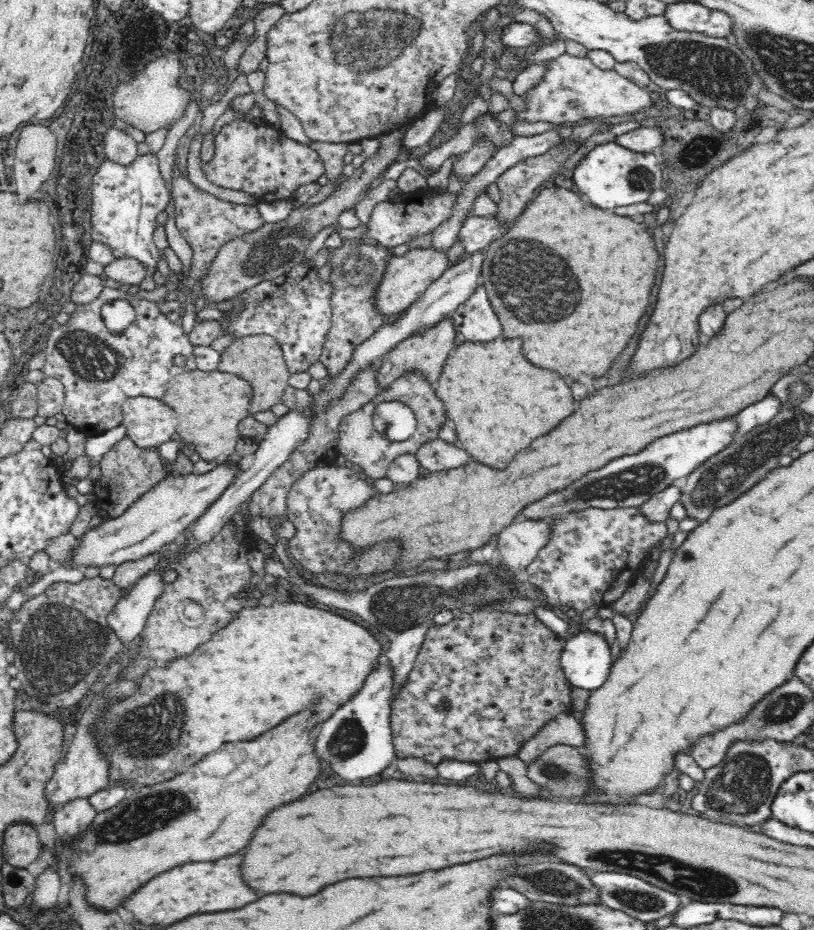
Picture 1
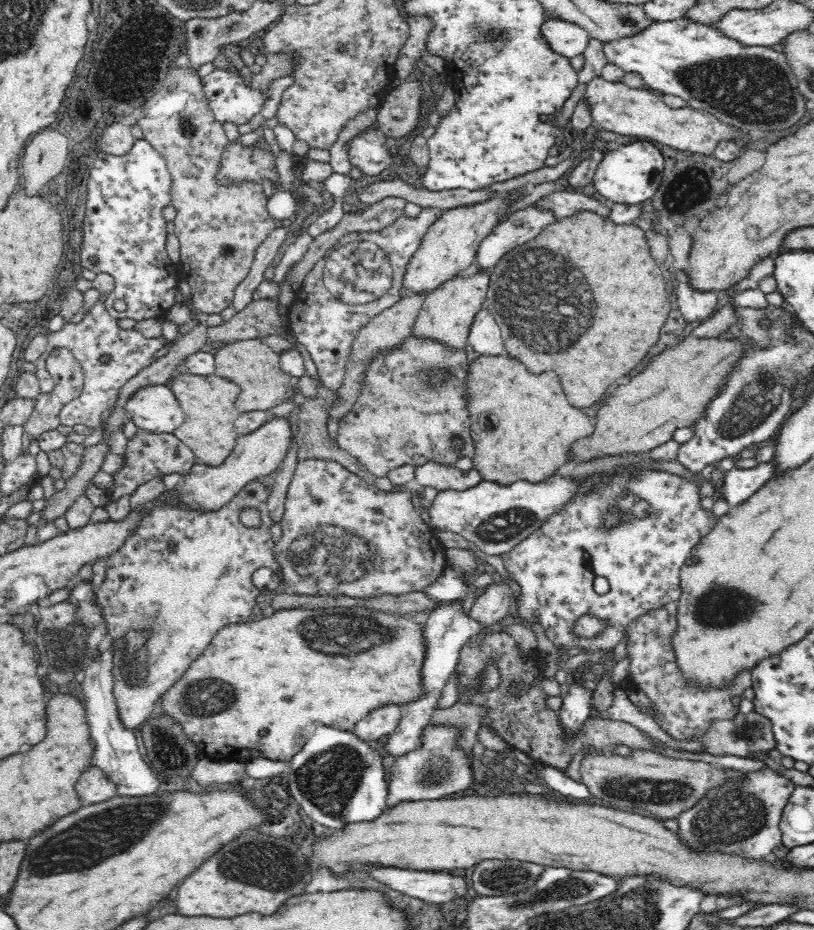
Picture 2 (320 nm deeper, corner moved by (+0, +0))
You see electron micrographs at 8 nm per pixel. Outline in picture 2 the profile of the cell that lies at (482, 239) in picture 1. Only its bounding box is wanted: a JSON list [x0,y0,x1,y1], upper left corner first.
[533,189,604,219]

